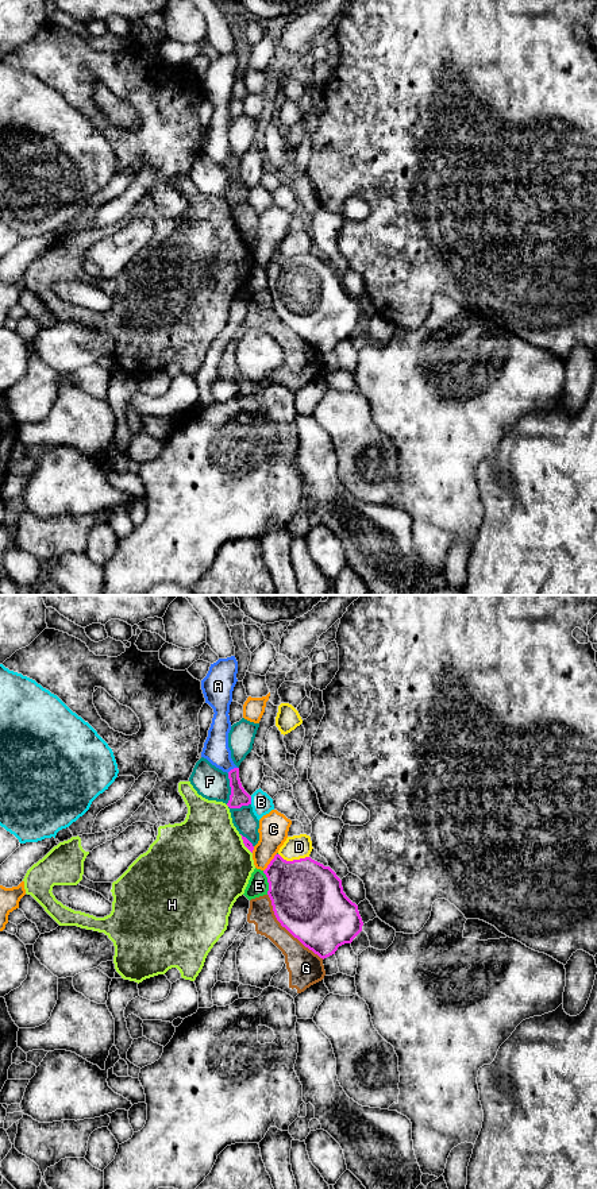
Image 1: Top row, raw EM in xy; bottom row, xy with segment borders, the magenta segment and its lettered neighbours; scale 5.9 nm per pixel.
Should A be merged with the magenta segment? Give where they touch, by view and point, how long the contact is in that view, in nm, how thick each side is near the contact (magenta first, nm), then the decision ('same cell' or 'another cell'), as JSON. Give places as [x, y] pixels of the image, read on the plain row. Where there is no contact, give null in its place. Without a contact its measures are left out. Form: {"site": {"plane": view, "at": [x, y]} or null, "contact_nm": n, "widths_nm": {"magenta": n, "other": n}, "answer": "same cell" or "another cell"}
{"site": {"plane": "xy", "at": [231, 165]}, "contact_nm": 70, "widths_nm": {"magenta": 110, "other": 150}, "answer": "same cell"}

